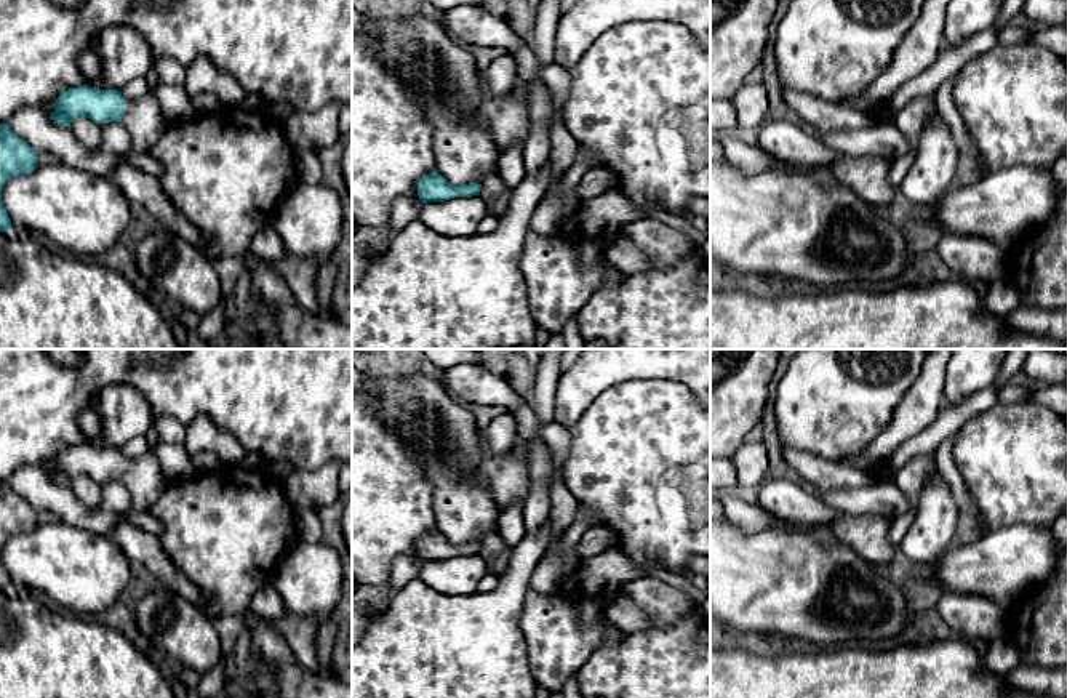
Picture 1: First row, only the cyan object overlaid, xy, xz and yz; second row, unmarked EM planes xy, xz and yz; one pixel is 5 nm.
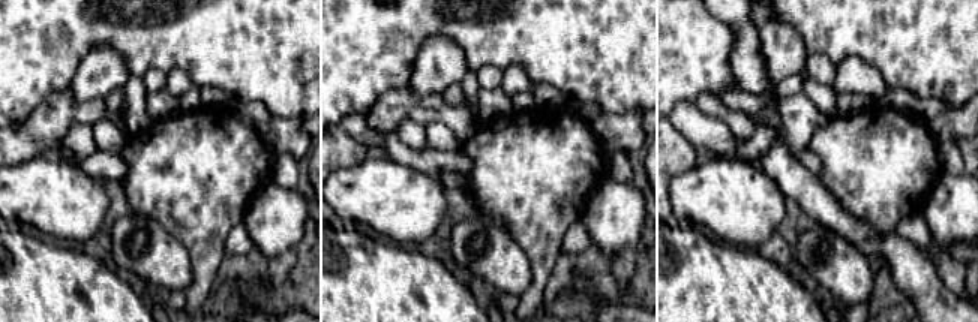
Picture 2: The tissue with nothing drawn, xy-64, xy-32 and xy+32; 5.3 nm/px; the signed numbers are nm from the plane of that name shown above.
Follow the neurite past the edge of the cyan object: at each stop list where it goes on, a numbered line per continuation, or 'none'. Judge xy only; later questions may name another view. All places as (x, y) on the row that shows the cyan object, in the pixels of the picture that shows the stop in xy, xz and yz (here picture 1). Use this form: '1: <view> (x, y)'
1: xy (144, 120)

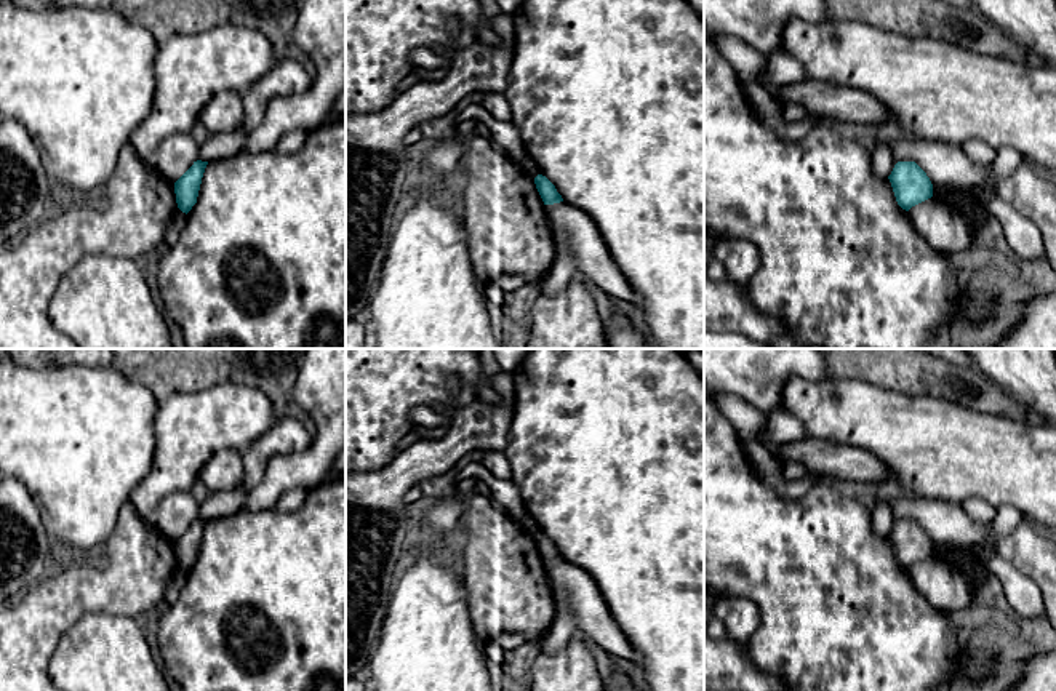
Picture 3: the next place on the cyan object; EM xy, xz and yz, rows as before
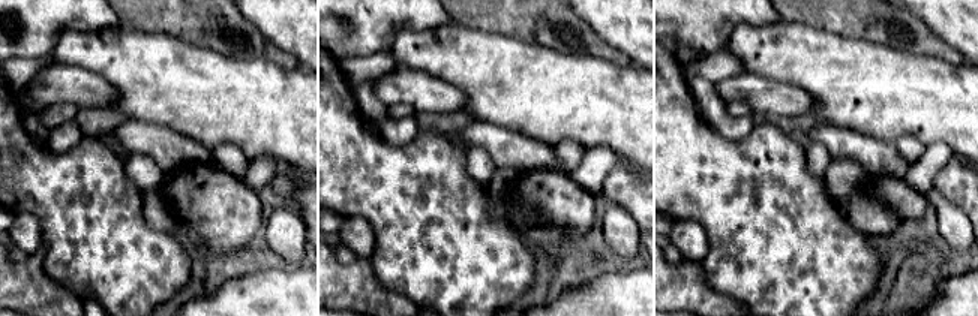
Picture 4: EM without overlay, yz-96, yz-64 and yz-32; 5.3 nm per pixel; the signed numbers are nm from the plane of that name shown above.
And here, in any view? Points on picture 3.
none

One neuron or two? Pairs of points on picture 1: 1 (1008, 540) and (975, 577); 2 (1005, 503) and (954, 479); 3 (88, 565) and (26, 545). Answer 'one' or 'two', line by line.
1: one
2: two
3: one

